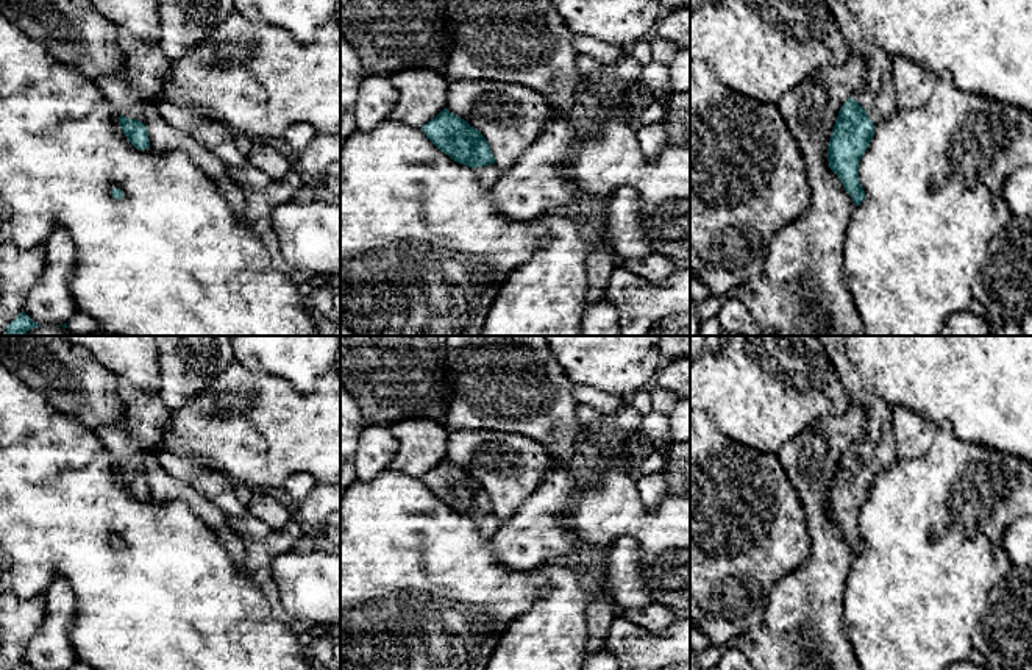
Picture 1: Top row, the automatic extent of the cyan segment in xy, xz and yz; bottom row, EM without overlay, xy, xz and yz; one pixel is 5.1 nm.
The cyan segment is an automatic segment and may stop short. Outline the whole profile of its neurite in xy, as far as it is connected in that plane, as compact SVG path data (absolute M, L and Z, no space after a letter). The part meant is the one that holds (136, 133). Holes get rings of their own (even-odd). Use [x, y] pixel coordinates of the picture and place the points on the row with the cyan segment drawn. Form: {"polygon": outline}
{"polygon": "M117 28L117 44L123 53L123 69L97 83L106 100L120 111L119 125L126 139L137 148L150 147L145 128L145 105L164 95L170 61L159 44L144 42Z"}

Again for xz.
{"polygon": "M447 108L425 123L422 131L440 151L472 167L484 187L493 187L501 178L503 172L495 166L486 137Z"}

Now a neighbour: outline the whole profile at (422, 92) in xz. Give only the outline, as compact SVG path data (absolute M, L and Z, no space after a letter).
M406 69L392 73L389 78L400 94L389 120L422 130L425 123L447 108L450 81L440 72Z

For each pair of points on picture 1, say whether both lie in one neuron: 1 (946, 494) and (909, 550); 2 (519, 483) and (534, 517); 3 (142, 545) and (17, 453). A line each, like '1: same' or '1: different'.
1: same
2: different
3: same

